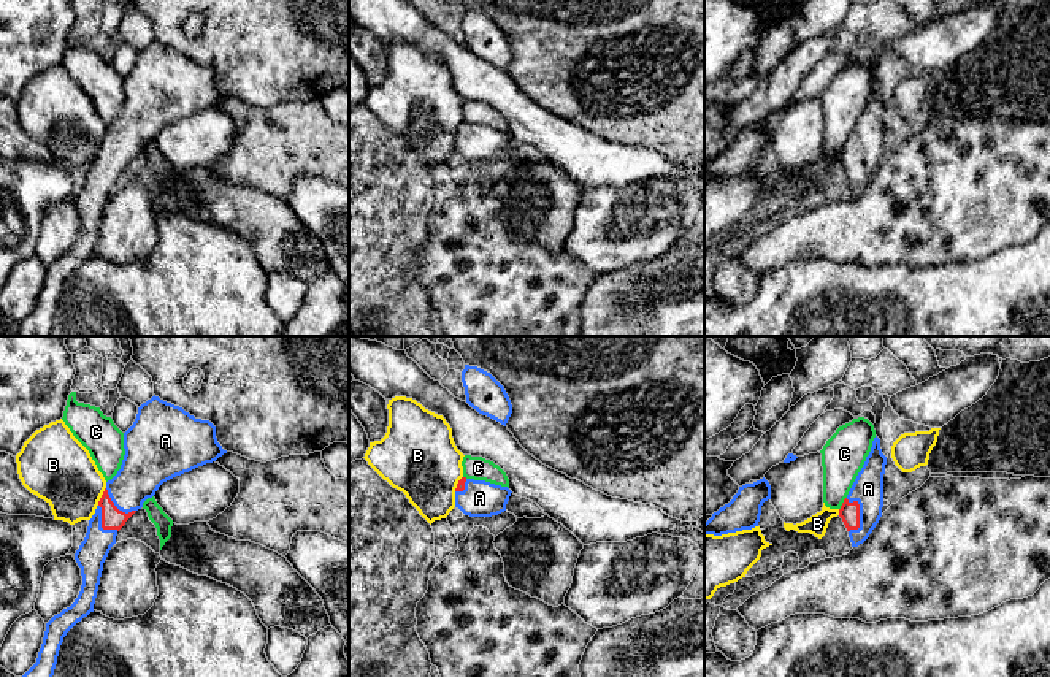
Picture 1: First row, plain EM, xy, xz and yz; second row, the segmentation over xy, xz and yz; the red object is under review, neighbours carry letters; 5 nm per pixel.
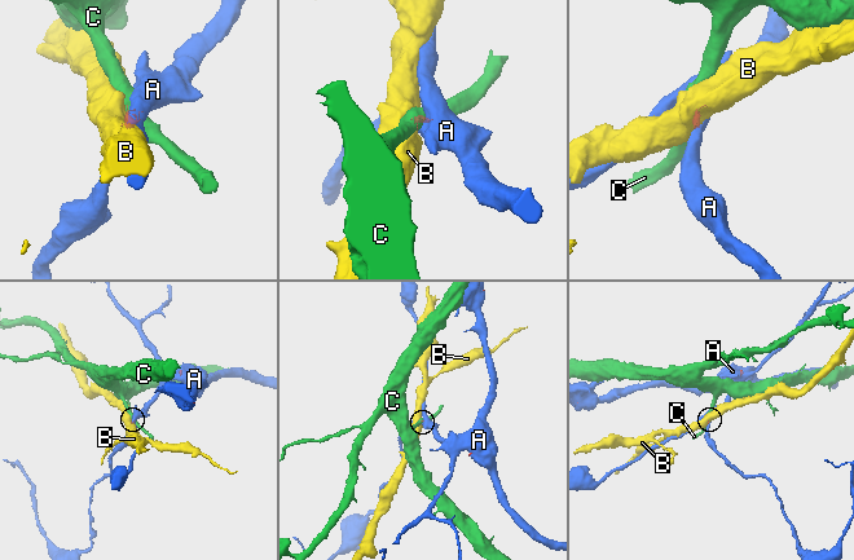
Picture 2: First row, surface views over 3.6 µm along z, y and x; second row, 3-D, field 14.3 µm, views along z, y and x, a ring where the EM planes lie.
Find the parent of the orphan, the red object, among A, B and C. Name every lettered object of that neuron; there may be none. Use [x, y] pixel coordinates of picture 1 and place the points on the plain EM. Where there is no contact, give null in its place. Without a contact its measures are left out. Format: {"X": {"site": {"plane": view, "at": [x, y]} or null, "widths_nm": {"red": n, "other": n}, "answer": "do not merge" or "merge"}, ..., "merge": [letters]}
{"A": {"site": {"plane": "yz", "at": [858, 159]}, "widths_nm": {"red": 100, "other": 160}, "answer": "merge"}, "B": {"site": {"plane": "xy", "at": [102, 141]}, "widths_nm": {"red": 110, "other": 340}, "answer": "do not merge"}, "C": {"site": {"plane": "yz", "at": [843, 148]}, "widths_nm": {"red": 100, "other": 220}, "answer": "do not merge"}, "merge": ["A"]}

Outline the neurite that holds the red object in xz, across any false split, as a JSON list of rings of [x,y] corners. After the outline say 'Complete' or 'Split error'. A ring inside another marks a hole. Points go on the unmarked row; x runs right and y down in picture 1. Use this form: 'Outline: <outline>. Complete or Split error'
Outline: [[[462,122],[455,133],[455,152],[469,162],[492,162],[506,155],[508,132]]]. Split error

